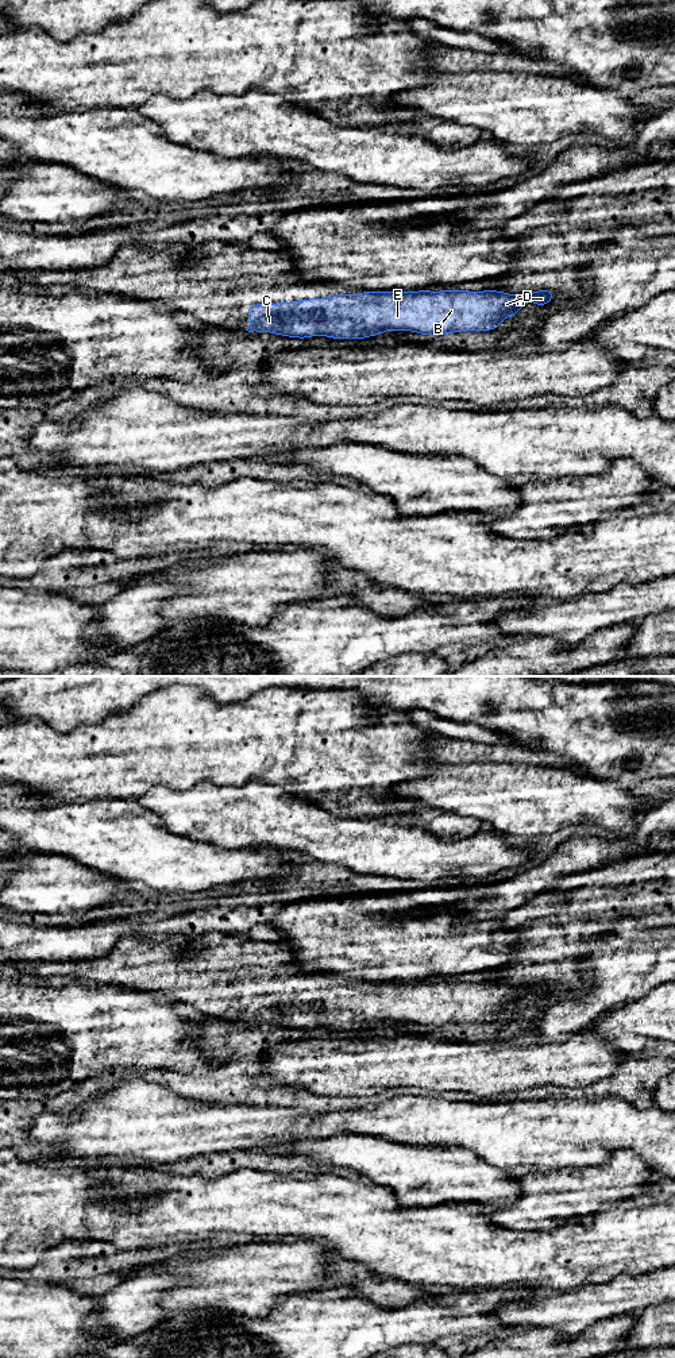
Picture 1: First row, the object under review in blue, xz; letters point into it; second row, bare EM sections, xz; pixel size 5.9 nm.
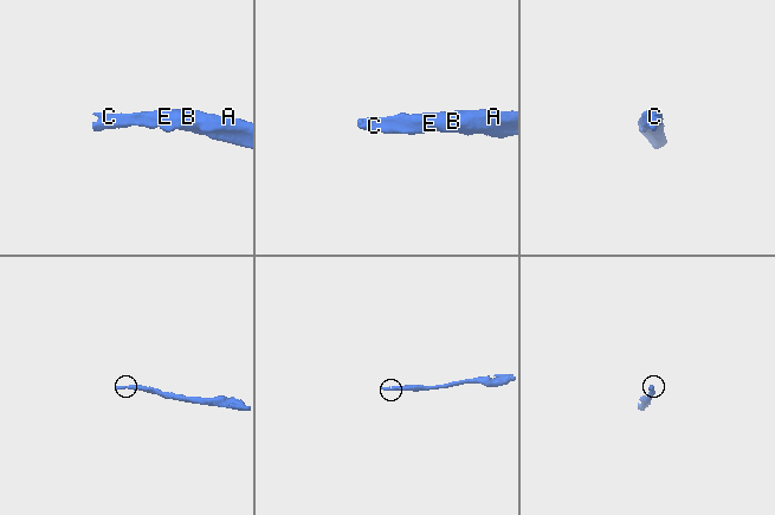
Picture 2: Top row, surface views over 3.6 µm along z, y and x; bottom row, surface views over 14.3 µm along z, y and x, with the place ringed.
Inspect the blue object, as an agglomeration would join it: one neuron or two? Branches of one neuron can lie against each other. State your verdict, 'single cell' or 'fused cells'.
single cell

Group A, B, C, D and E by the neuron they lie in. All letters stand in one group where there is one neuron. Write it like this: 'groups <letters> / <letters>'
groups A B C D E

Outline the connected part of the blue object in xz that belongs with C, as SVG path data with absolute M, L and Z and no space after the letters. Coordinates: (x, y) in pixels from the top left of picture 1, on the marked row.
M423 289L418 292L362 292L359 294L335 294L323 298L297 300L277 304L255 304L246 306L251 323L248 332L271 332L275 335L306 339L310 336L328 336L332 339L366 339L382 335L386 329L413 331L420 335L440 336L462 331L497 329L505 316L518 316L517 309L526 301L536 306L548 305L555 290L536 290L528 294L513 296L498 290L439 290L436 293Z

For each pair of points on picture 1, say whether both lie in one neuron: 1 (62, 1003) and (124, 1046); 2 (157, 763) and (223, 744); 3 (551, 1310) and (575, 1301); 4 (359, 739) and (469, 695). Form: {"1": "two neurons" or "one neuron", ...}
{"1": "one neuron", "2": "one neuron", "3": "one neuron", "4": "two neurons"}

